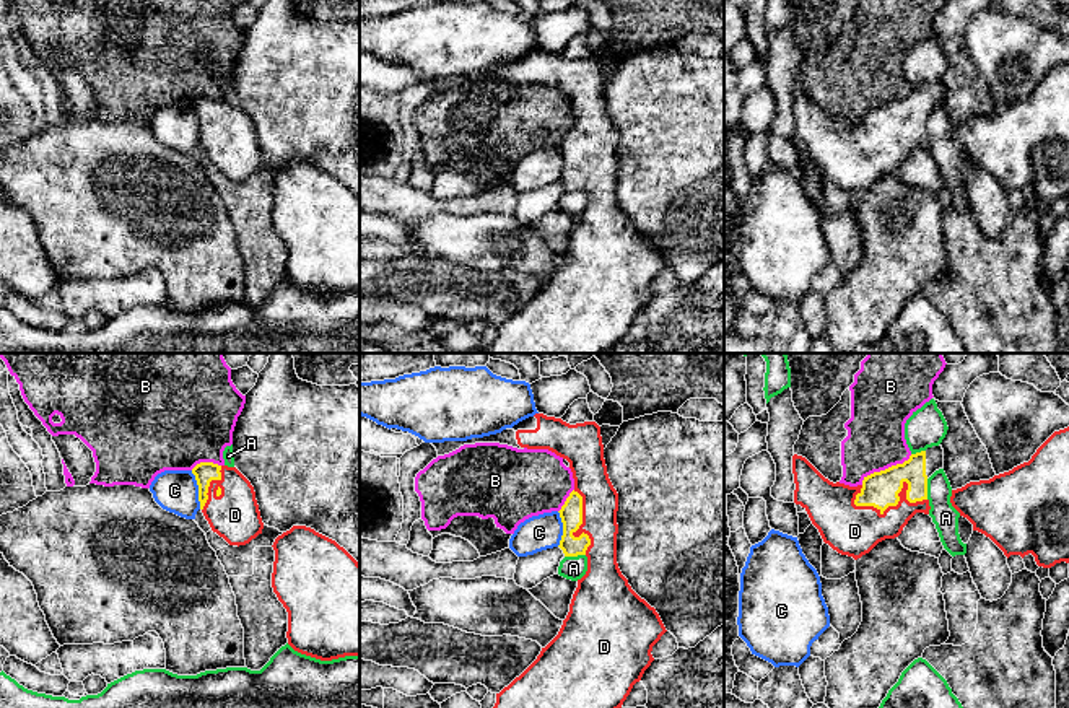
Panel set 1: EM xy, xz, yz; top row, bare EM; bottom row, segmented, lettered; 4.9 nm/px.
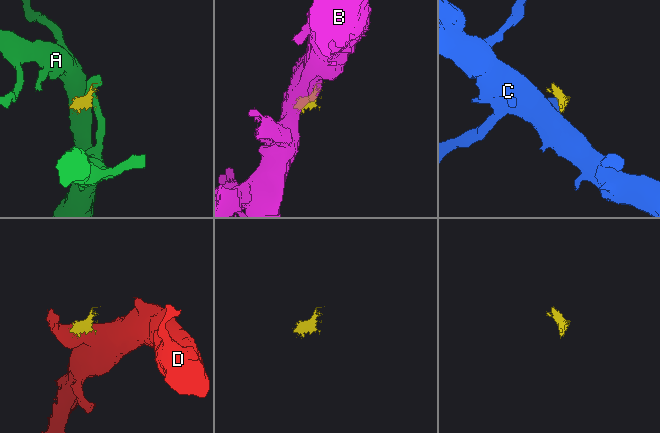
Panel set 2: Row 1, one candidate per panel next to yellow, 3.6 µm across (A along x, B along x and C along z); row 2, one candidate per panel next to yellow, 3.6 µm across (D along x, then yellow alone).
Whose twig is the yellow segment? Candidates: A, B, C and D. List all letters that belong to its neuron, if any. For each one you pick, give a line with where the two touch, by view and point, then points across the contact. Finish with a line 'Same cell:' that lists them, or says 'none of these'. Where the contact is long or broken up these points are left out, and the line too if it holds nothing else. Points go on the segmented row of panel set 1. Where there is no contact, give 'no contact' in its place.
D: contact yz (898, 497)
Same cell: D

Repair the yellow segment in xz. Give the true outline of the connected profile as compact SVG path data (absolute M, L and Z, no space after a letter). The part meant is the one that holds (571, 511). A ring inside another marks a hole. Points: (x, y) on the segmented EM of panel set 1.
M535 413L496 435L431 444L438 456L444 456L475 443L548 449L569 462L574 490L558 511L563 522L558 547L565 557L587 557L587 571L578 579L558 635L519 677L496 693L493 708L622 708L633 685L654 661L652 646L667 630L656 609L631 589L617 563L618 493L607 474L600 426L596 422L569 425L561 418Z

